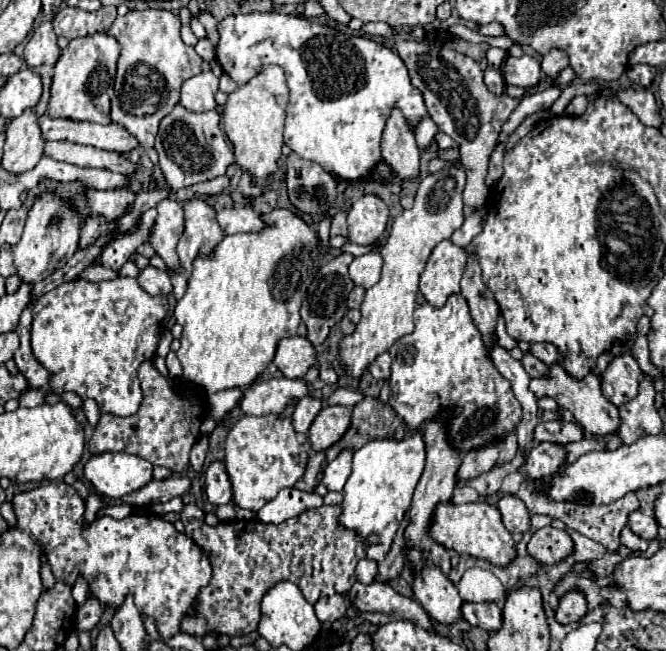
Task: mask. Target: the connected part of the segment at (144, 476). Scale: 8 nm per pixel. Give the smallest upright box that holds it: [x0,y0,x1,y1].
[85,453,153,499]

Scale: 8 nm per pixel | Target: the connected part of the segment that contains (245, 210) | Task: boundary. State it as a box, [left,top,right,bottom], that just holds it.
[217,205,263,235]

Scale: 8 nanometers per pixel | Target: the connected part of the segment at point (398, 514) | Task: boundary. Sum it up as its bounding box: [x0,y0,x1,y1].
[339,431,425,561]

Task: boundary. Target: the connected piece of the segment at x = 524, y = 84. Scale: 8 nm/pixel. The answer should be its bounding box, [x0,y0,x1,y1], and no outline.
[501,55,541,89]

